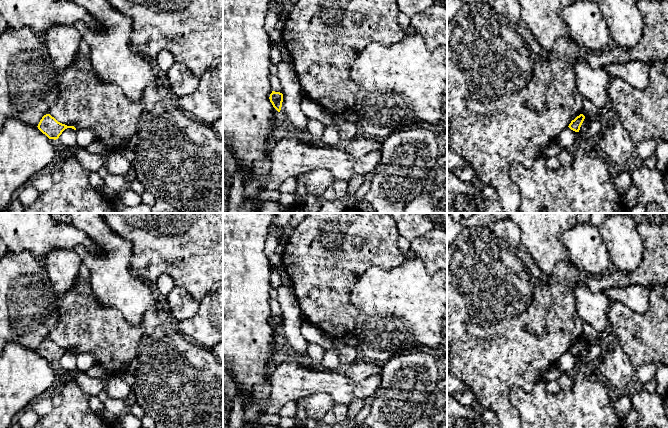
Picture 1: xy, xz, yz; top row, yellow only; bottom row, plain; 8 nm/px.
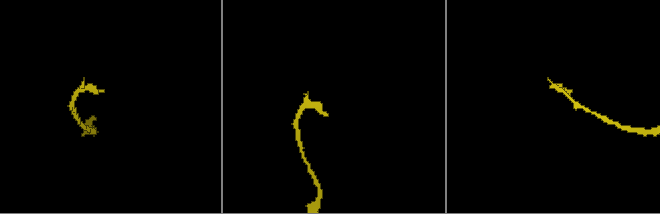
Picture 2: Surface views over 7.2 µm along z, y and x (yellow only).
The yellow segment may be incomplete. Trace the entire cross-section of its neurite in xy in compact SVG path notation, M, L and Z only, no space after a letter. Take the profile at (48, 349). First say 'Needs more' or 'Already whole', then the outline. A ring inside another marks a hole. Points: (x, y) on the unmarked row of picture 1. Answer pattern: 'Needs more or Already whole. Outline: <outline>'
Already whole. Outline: M46 338L42 341L38 348L38 353L45 358L49 363L58 363L62 356L67 352L76 354L74 350L67 350L58 346L50 338Z

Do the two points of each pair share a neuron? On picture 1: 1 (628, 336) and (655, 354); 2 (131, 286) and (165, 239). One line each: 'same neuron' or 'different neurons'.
1: same neuron
2: different neurons

